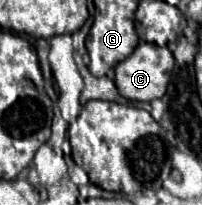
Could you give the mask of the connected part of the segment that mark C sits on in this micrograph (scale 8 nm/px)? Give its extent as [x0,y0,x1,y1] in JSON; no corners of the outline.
[114,43,174,101]

